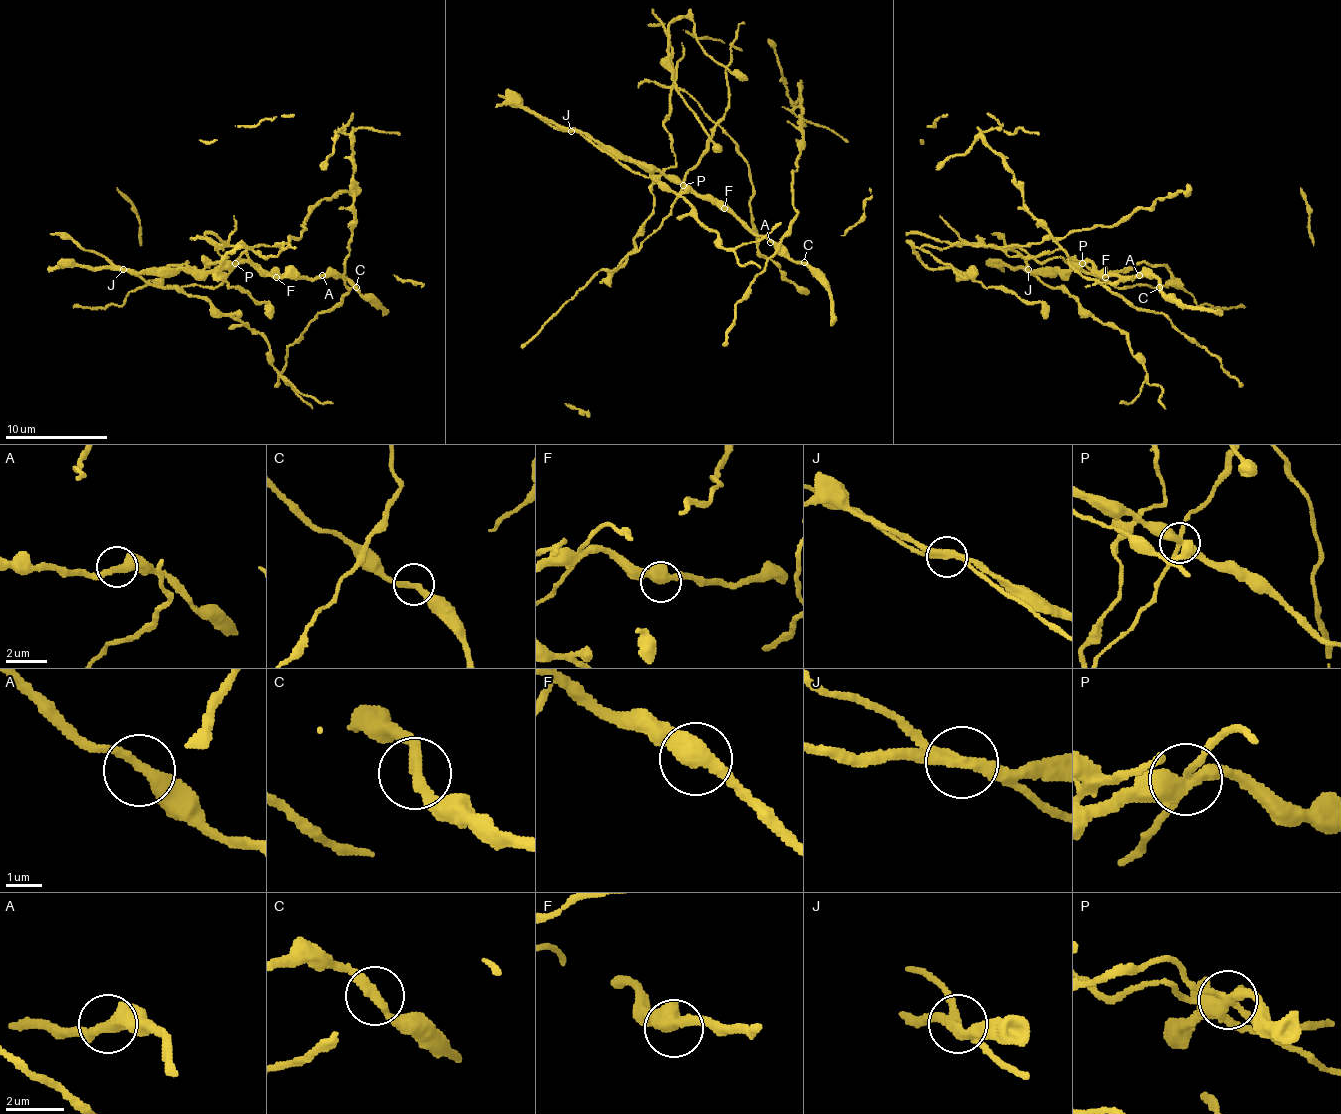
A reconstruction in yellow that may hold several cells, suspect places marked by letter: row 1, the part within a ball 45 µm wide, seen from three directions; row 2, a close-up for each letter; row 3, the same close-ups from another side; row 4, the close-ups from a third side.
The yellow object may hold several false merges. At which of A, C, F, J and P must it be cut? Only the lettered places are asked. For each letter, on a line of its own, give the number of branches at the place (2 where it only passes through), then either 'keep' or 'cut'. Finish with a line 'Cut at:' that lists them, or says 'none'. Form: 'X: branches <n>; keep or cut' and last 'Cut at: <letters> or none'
A: branches 2; keep
C: branches 2; keep
F: branches 2; keep
J: branches 2; cut
P: branches 4; cut
Cut at: J, P

